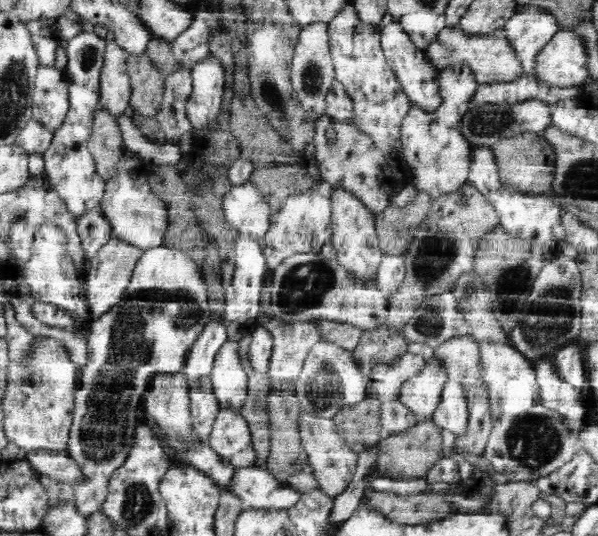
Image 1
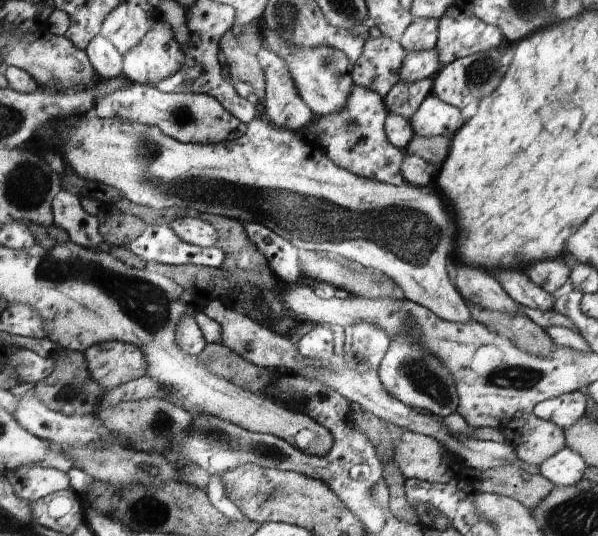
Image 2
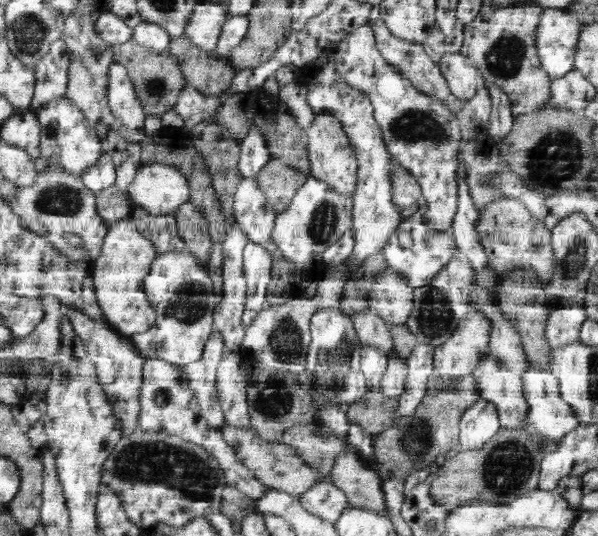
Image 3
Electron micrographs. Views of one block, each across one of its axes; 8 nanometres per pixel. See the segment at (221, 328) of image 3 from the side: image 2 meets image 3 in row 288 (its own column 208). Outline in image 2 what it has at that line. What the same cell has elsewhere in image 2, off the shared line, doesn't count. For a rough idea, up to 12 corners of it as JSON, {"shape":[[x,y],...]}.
{"shape":[[181,217],[171,226],[185,242],[213,248],[217,229],[201,218]]}

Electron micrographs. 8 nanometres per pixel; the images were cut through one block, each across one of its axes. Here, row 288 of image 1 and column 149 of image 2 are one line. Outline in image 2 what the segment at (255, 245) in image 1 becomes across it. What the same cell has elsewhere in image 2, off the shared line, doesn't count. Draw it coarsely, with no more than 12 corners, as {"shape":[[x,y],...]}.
{"shape":[[149,225],[129,244],[141,259],[217,268],[223,250],[194,245],[169,225]]}

